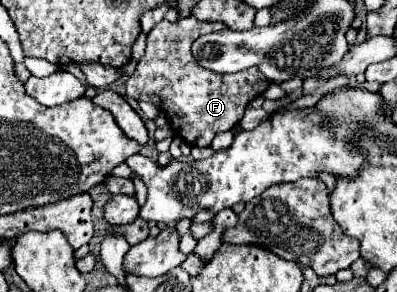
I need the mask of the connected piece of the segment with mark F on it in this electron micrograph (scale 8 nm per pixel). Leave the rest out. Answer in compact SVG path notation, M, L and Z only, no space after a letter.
M187 16L177 22L161 20L147 34L147 50L137 62L135 72L127 78L127 98L137 102L151 102L165 112L171 128L191 146L209 146L217 132L231 130L243 118L245 106L269 86L265 76L257 68L249 68L237 74L217 74L201 68L191 54L191 44L207 34L223 30L221 22L199 22Z

